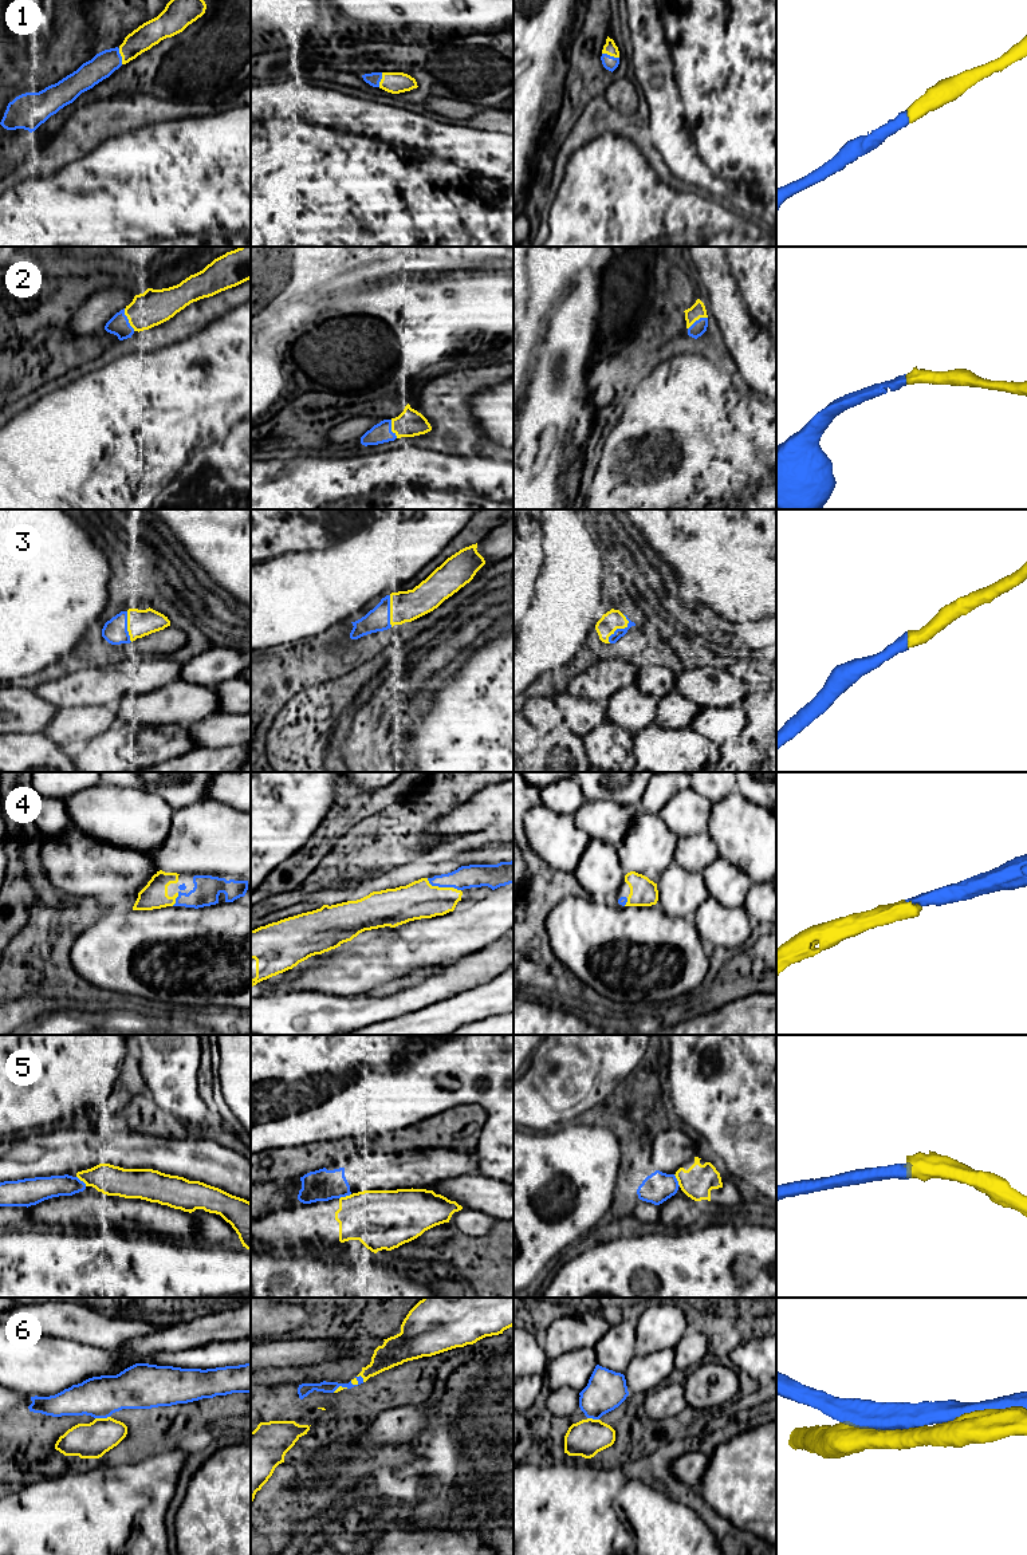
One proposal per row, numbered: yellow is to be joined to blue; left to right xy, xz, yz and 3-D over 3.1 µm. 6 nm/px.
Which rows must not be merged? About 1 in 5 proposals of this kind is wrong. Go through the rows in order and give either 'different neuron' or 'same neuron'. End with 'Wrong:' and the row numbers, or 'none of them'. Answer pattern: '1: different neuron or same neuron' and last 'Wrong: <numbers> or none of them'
1: same neuron
2: same neuron
3: same neuron
4: same neuron
5: different neuron
6: different neuron
Wrong: 5, 6

